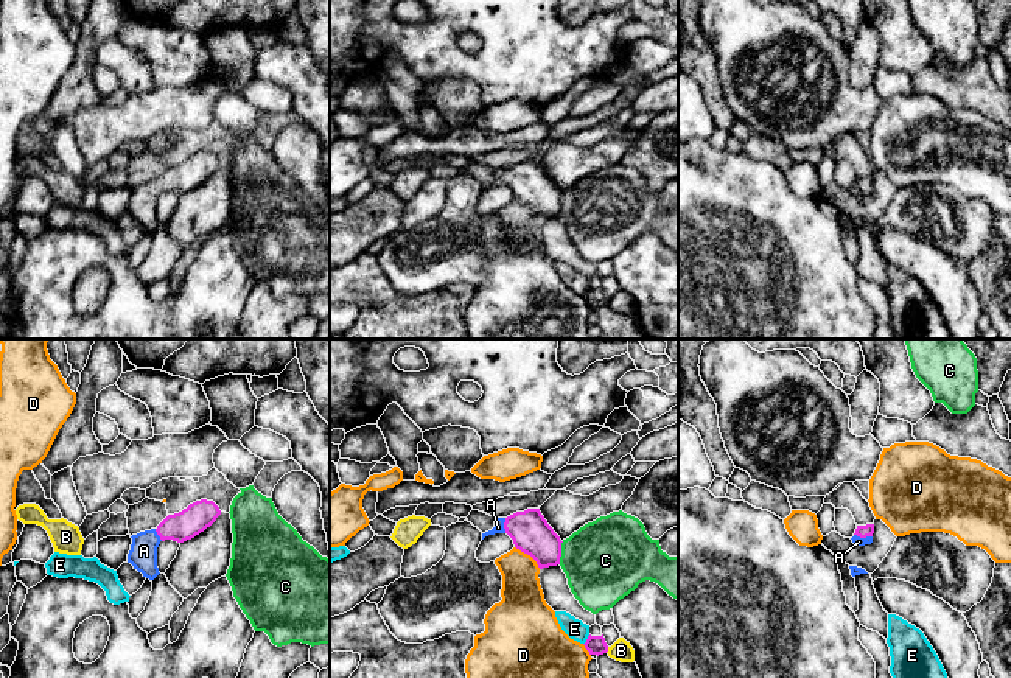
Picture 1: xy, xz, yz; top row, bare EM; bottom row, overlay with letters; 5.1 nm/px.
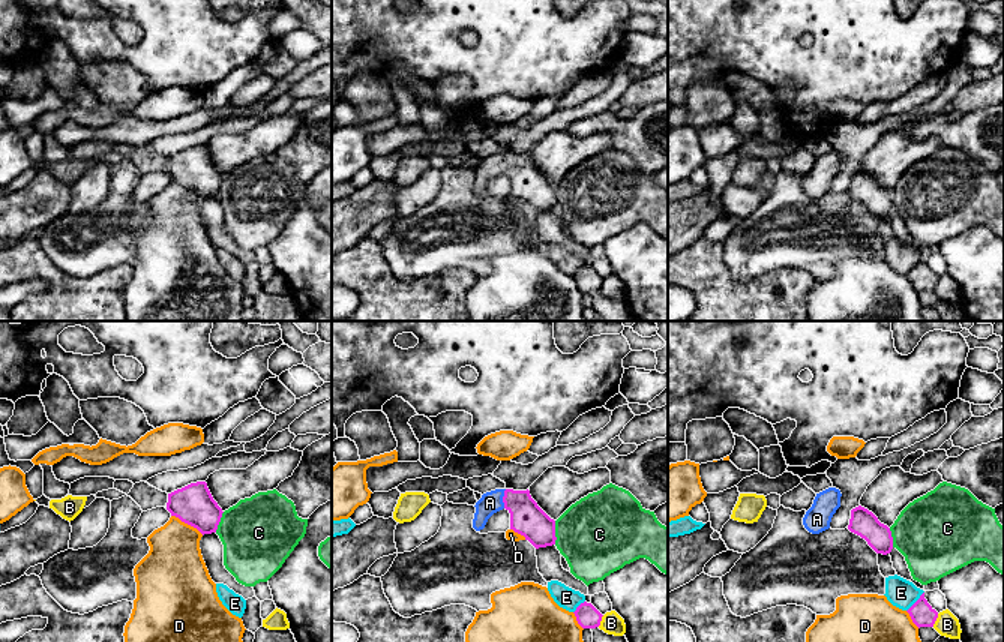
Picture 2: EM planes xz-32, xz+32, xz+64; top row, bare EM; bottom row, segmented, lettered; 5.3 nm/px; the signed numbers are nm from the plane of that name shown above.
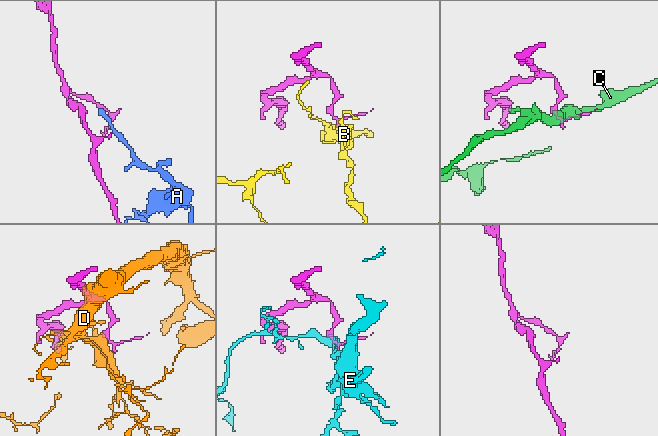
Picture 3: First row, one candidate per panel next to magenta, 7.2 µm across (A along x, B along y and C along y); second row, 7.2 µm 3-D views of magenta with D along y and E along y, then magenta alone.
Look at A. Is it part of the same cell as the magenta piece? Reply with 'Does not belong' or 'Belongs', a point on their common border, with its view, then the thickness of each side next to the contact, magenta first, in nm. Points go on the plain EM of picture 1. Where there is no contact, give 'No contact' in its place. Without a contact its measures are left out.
Belongs. Touches magenta at yz (864, 188). Thickness 60 nm (magenta) against 50 nm

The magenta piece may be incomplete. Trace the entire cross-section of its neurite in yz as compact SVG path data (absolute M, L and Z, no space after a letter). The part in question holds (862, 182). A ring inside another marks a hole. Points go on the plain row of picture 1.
M874 176L857 177L854 188L851 190L855 197L865 197L873 194Z

